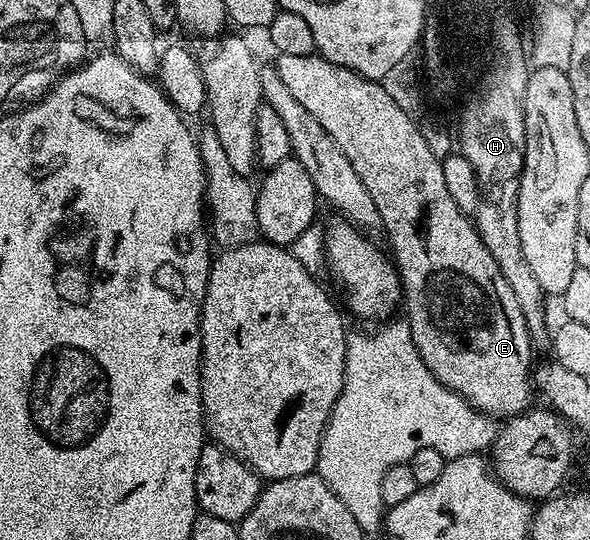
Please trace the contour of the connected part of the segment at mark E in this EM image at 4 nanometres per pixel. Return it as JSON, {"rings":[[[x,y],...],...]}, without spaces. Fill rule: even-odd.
{"rings":[[[280,53],[274,59],[276,61],[273,62],[273,68],[280,76],[281,82],[289,87],[289,92],[294,99],[297,99],[306,110],[311,111],[314,118],[325,127],[325,131],[332,136],[333,142],[344,152],[346,159],[349,159],[349,163],[353,165],[353,170],[356,171],[361,183],[364,184],[365,191],[373,199],[373,204],[379,212],[379,225],[381,229],[387,232],[387,237],[391,240],[392,250],[390,249],[390,252],[393,254],[395,268],[399,270],[405,309],[407,305],[405,320],[409,323],[413,343],[417,347],[425,367],[441,384],[449,387],[449,391],[461,395],[461,399],[465,399],[472,407],[480,409],[488,417],[506,419],[527,412],[532,404],[531,393],[533,394],[533,364],[531,365],[533,346],[525,323],[525,315],[521,315],[521,303],[517,303],[517,295],[513,295],[513,287],[509,287],[505,275],[501,275],[501,267],[497,267],[497,259],[493,259],[493,255],[489,255],[489,247],[485,247],[485,243],[475,227],[474,220],[468,214],[463,213],[461,207],[457,207],[457,203],[453,203],[453,195],[449,195],[449,187],[445,187],[443,162],[437,155],[433,155],[432,151],[429,151],[429,146],[423,137],[422,128],[418,124],[415,126],[415,117],[398,106],[386,84],[371,81],[368,77],[363,77],[360,73],[341,67],[337,63],[329,63],[324,57]]]}

